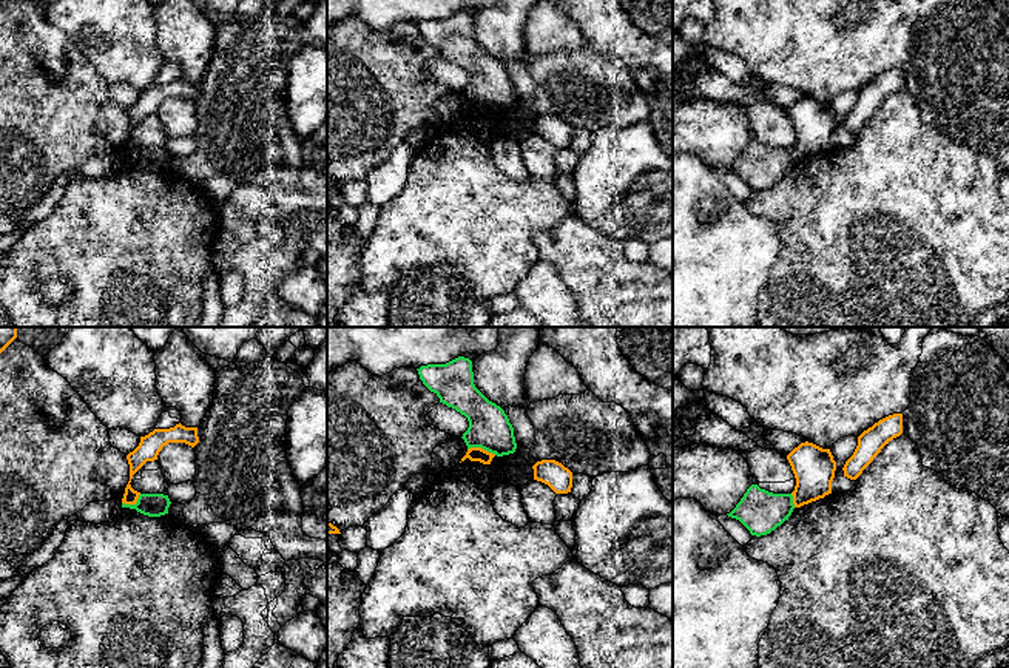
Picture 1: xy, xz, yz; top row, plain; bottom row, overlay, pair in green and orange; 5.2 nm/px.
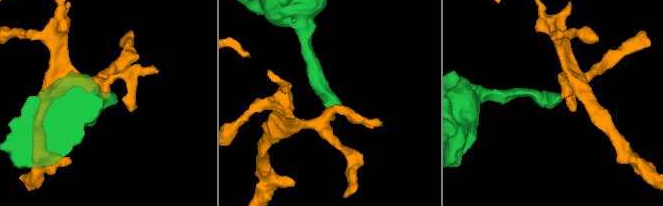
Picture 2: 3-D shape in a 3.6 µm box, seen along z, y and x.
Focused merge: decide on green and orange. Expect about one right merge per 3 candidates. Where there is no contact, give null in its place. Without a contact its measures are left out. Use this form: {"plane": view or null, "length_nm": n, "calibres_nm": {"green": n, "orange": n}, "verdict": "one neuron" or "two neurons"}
{"plane": "xz", "length_nm": 160, "calibres_nm": {"green": 220, "orange": 80}, "verdict": "two neurons"}

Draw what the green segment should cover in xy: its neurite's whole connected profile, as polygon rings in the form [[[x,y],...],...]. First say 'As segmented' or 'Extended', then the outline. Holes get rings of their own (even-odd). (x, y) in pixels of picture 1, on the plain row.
As segmented. [[[140,148],[136,159],[125,159],[122,162],[136,164],[137,167],[148,171],[160,171],[168,168],[171,156],[164,148]]]

